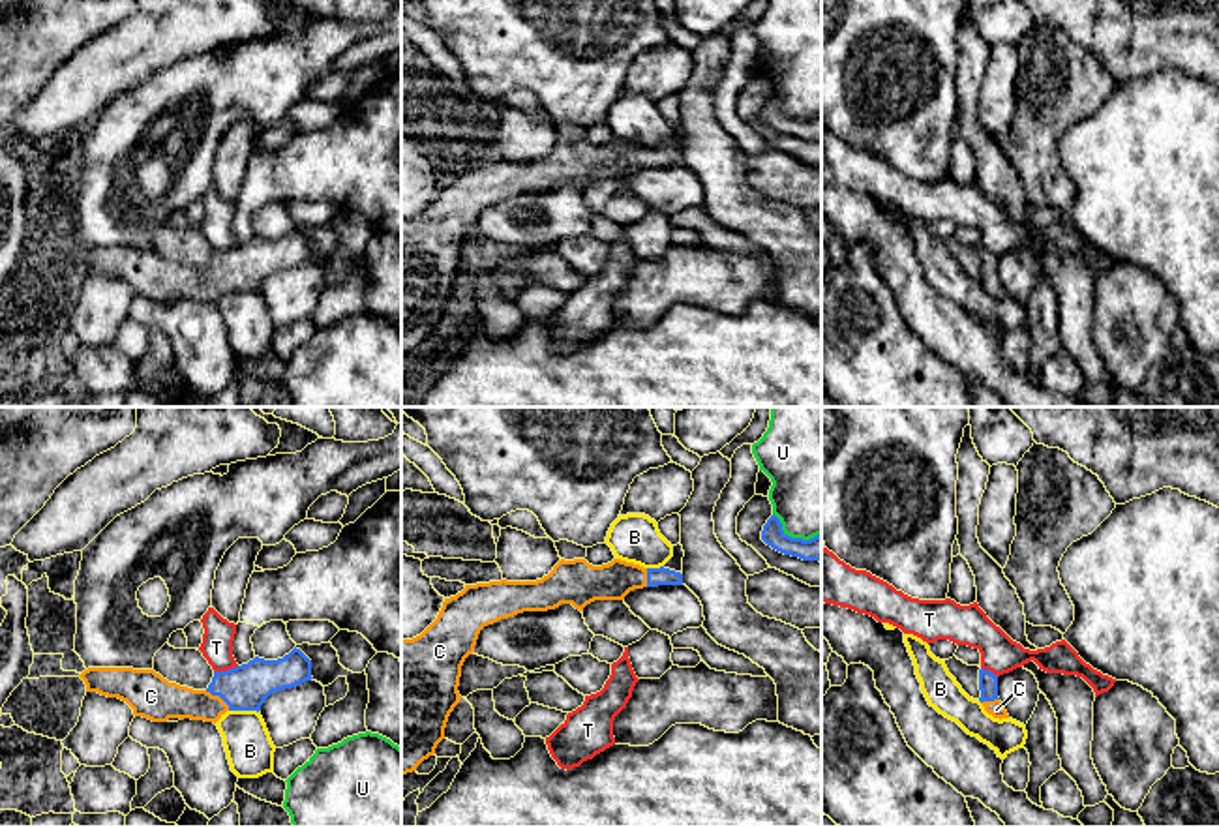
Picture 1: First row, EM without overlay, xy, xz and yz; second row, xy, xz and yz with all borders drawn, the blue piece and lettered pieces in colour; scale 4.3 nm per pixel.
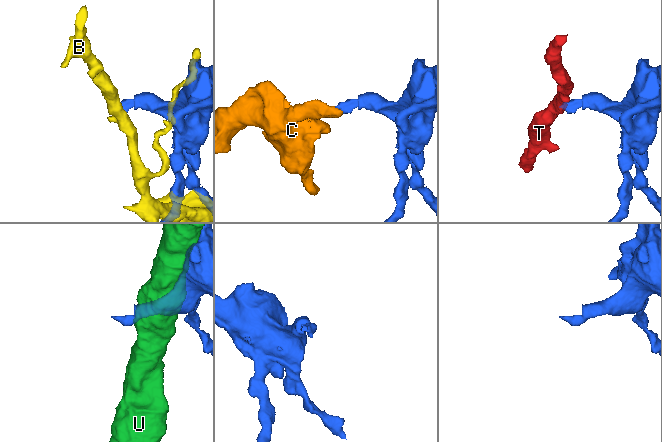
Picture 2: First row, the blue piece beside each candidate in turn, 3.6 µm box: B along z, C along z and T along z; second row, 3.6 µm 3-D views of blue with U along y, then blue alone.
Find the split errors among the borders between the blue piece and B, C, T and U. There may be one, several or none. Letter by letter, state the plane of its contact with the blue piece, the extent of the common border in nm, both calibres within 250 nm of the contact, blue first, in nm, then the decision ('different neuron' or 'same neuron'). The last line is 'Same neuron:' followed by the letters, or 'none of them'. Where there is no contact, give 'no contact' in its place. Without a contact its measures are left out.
B: contact in xy; length 130 nm; calibres 200 and 200 nm; different neuron
C: contact in xy; length 140 nm; calibres 200 and 180 nm; same neuron
T: contact in xy; length 110 nm; calibres 200 and 140 nm; different neuron
U: contact in xz; length 220 nm; calibres 110 and 400 nm; different neuron
Same neuron: C

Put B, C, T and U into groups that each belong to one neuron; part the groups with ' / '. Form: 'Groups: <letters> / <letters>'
Groups: B / C / T / U

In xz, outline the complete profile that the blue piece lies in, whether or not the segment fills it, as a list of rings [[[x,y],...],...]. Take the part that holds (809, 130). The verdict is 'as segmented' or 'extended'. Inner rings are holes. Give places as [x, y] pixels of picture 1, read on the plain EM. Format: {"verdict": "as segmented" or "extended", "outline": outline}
{"verdict": "as segmented", "outline": [[[775,94],[763,105],[761,120],[784,135],[821,143],[821,114],[810,120],[791,118],[782,111],[782,103]]]}

